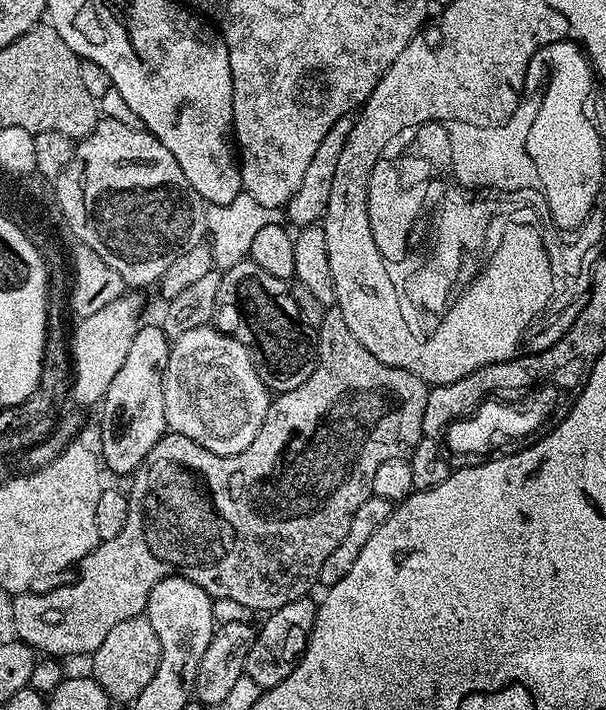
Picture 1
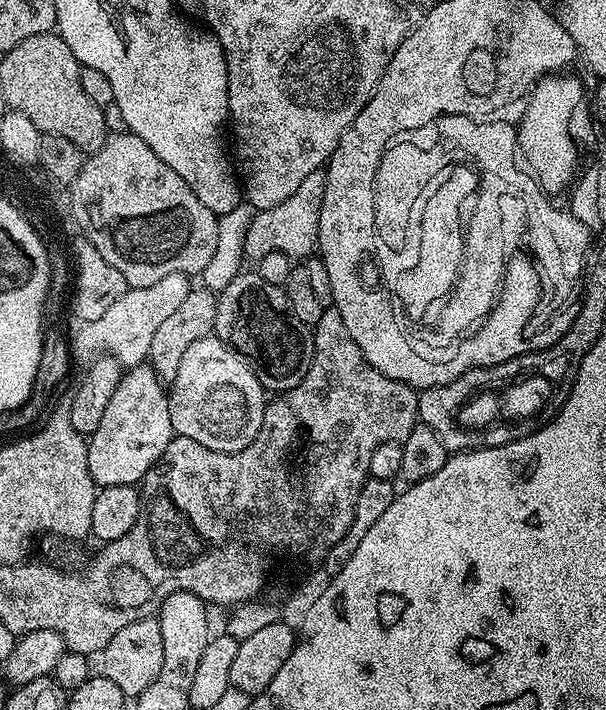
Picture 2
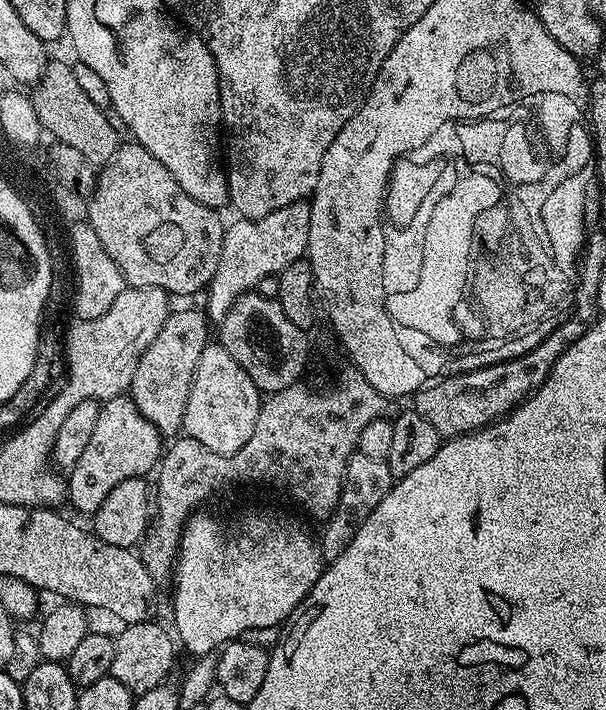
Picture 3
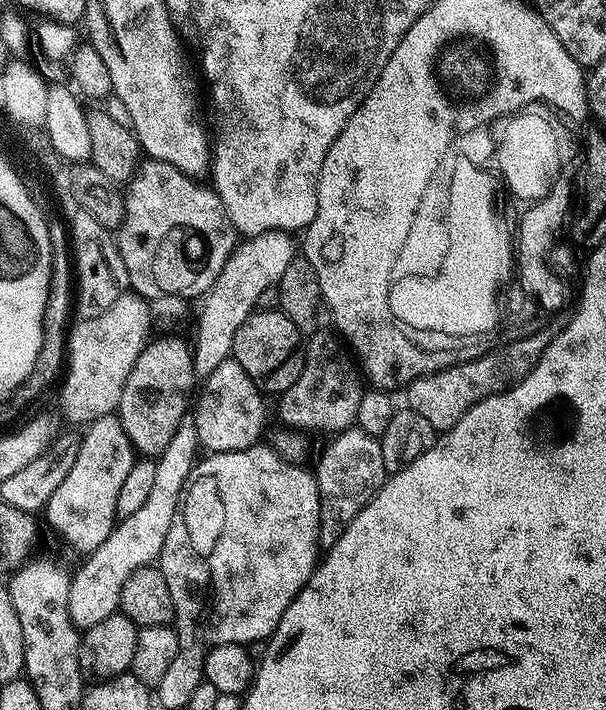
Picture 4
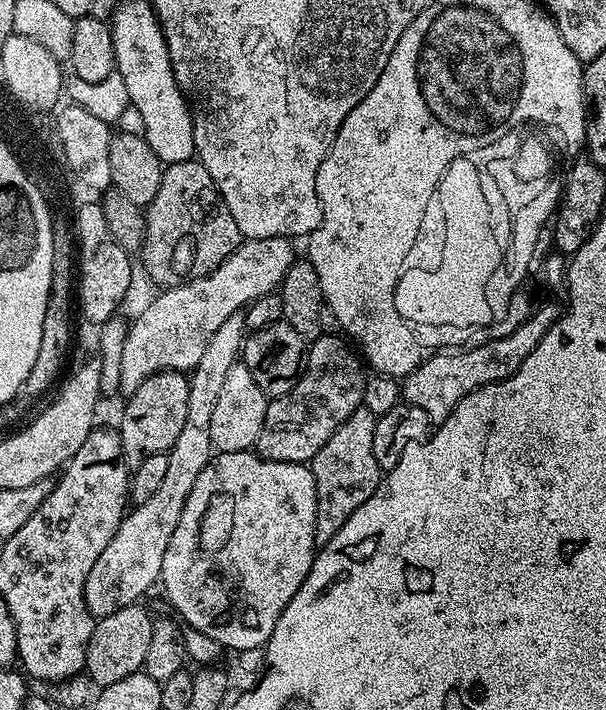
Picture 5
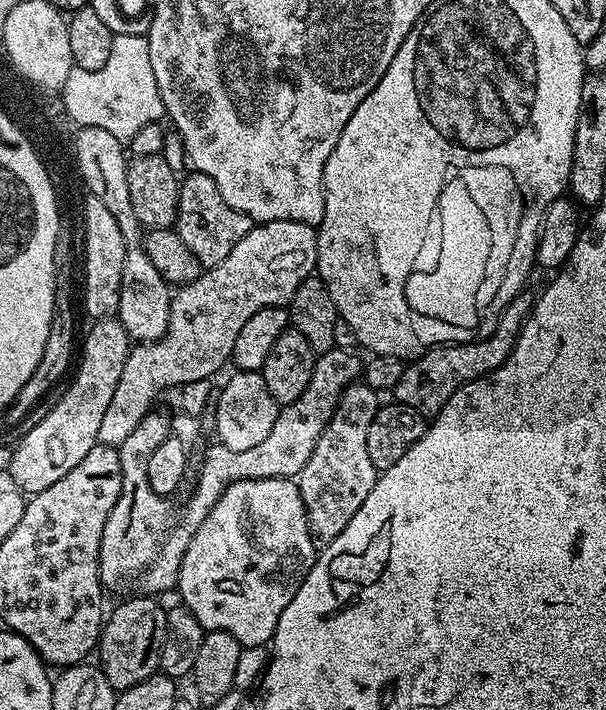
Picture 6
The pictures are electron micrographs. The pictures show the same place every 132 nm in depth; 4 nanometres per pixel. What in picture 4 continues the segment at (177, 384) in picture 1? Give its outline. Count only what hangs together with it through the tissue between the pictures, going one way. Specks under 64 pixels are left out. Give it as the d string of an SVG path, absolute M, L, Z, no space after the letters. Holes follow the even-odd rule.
M229 359L218 366L206 377L203 377L204 389L200 397L195 397L194 410L196 413L196 438L201 449L213 452L237 452L253 447L256 440L264 432L264 400L265 393L260 387L238 366L238 362Z

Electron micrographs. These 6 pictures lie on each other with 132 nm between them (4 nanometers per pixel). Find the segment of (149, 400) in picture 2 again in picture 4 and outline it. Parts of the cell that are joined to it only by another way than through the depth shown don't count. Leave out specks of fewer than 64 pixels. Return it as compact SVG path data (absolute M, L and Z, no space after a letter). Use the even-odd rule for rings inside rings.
M116 414L91 421L80 436L80 449L78 458L74 458L74 467L70 469L70 474L66 474L58 490L50 494L46 509L49 526L81 554L102 546L118 523L118 490L122 490L122 481L126 474L130 474L130 466L137 459L137 453Z

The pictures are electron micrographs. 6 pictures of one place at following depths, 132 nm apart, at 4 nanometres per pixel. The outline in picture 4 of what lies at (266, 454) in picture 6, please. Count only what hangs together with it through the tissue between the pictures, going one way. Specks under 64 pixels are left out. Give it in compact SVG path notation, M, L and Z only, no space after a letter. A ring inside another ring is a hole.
M332 330L311 333L303 345L302 355L302 374L298 374L294 386L287 388L279 397L280 416L288 423L287 427L292 430L313 428L316 432L328 432L327 434L353 427L358 414L358 402L362 402L366 388L359 367L338 339L337 333Z

